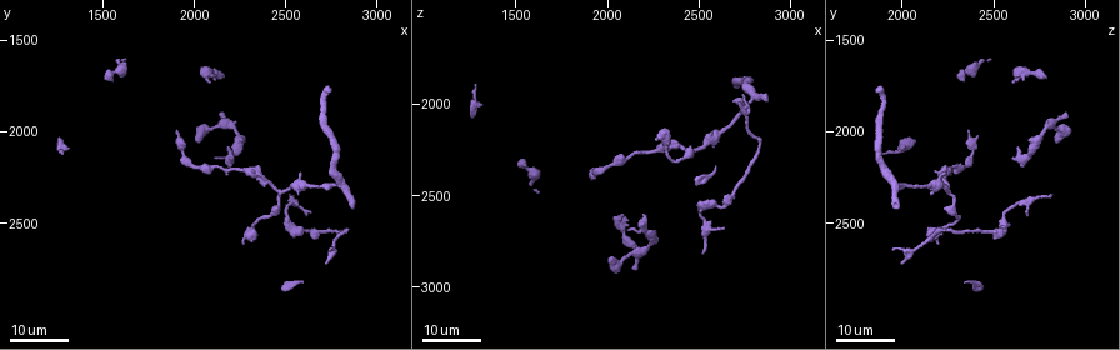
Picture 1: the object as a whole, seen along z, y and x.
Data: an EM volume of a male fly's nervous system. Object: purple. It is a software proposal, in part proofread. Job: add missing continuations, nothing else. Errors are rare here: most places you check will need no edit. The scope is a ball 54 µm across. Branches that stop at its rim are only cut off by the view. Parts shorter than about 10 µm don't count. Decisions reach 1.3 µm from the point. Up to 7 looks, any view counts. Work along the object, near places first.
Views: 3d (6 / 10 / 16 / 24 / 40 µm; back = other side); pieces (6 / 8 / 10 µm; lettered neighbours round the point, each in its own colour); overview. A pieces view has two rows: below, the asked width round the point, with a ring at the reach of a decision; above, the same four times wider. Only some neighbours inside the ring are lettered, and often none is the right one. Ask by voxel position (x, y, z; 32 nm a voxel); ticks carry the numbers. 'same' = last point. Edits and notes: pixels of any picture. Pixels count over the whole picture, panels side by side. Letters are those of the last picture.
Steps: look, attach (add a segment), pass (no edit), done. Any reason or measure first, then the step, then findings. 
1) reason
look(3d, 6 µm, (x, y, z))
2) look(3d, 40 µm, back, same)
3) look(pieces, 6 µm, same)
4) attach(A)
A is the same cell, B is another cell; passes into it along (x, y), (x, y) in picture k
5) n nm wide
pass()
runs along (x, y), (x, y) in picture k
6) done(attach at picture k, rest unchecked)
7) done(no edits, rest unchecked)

an open end
look(3d, 24 µm, (2280, 2600, 2200))

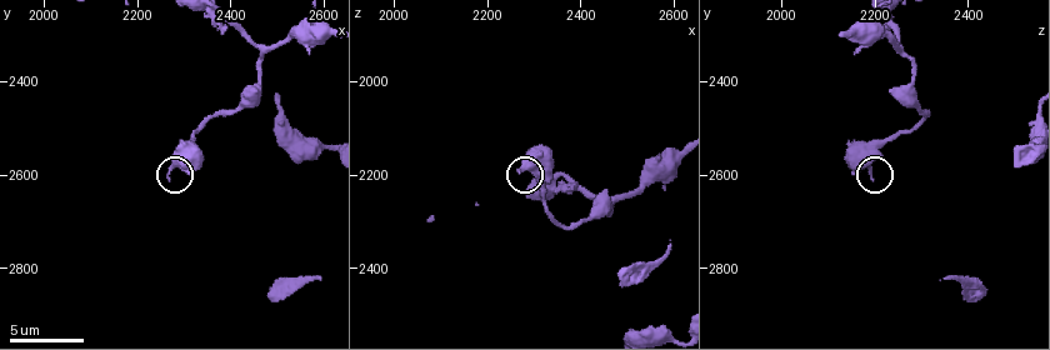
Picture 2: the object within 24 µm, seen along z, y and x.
look(pieces, 10 µm, (2270, 2605, 2200))

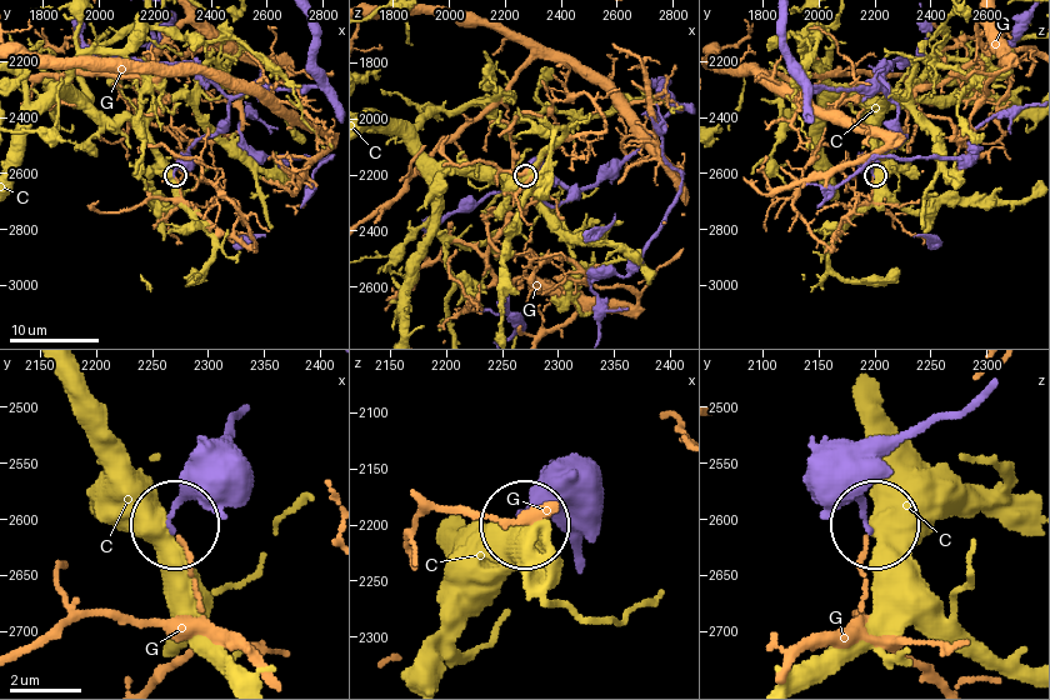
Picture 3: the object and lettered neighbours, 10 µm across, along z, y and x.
pass()
C and G are other cells; runs along (239, 414), (170, 525) in picture 3; no lettered segment goes on from it

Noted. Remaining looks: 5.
tapers out
look(3d, 16 µm, (2580, 2220, 2220))

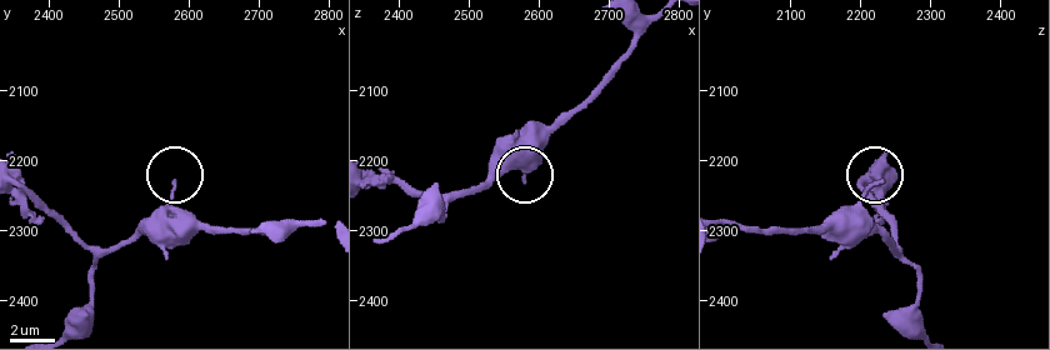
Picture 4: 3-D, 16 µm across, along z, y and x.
look(pieces, 8 µm, (2580, 2230, 2230))

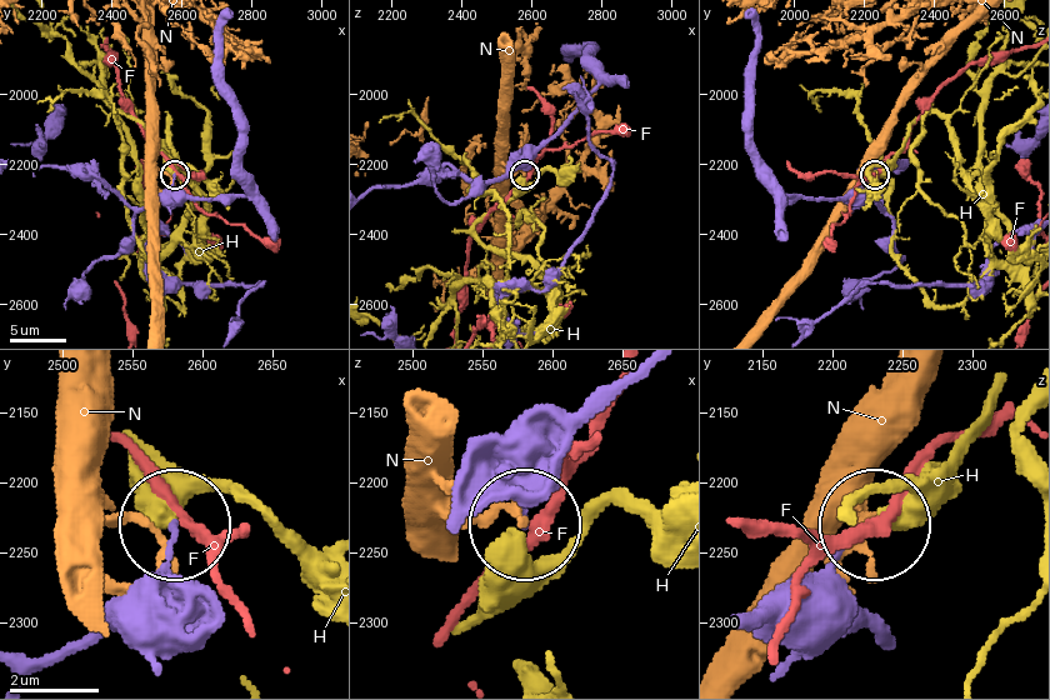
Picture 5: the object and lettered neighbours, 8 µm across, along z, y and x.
pass()
F, H and N are other cells; no lettered segment goes on from it

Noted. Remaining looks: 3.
free end
look(3d, 24 µm, (2120, 2160, 2680))

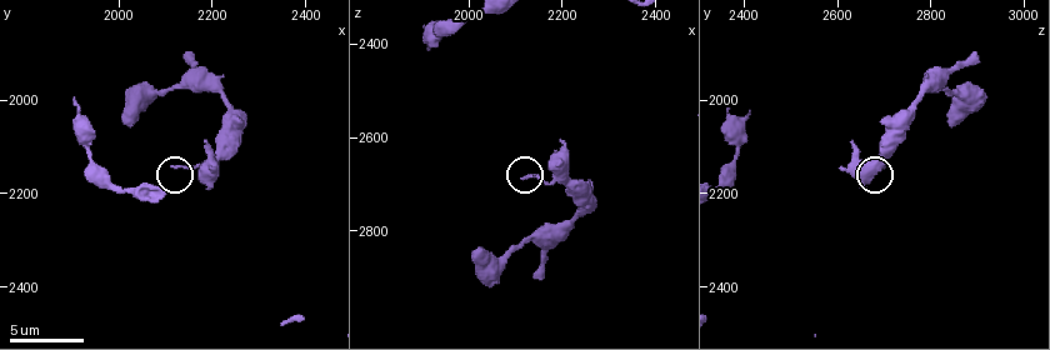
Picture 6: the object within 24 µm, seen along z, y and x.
look(pieces, 10 µm, (2115, 2140, 2690))

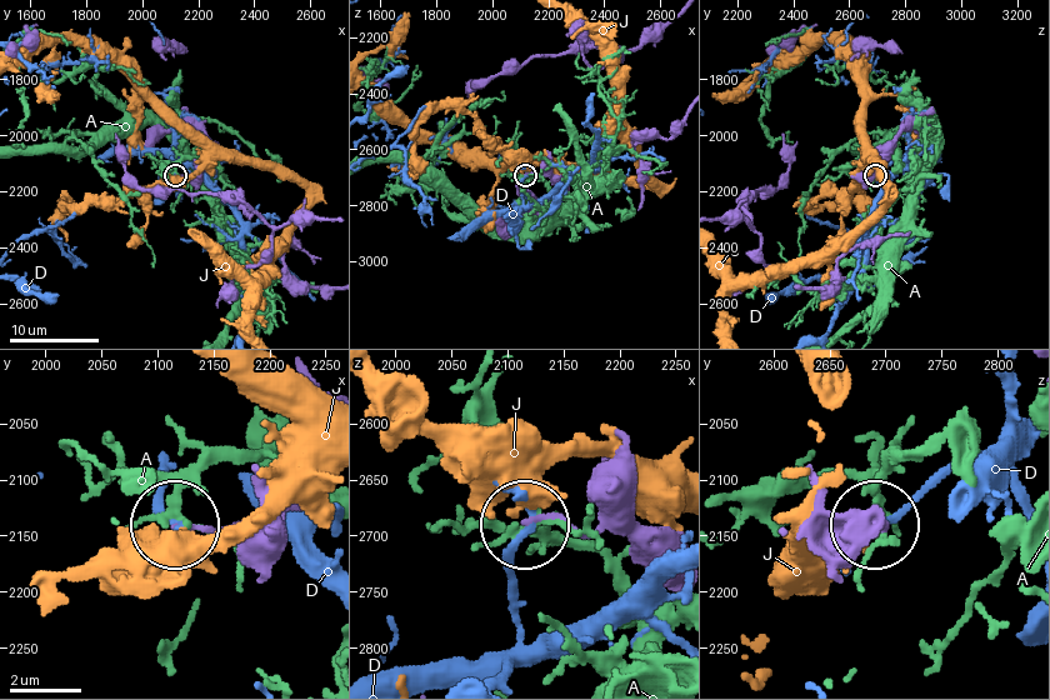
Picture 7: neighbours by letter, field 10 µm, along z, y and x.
pass()
A, D and J are other cells; none of them fits

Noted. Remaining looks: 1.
done(no edits, rest unchecked)

